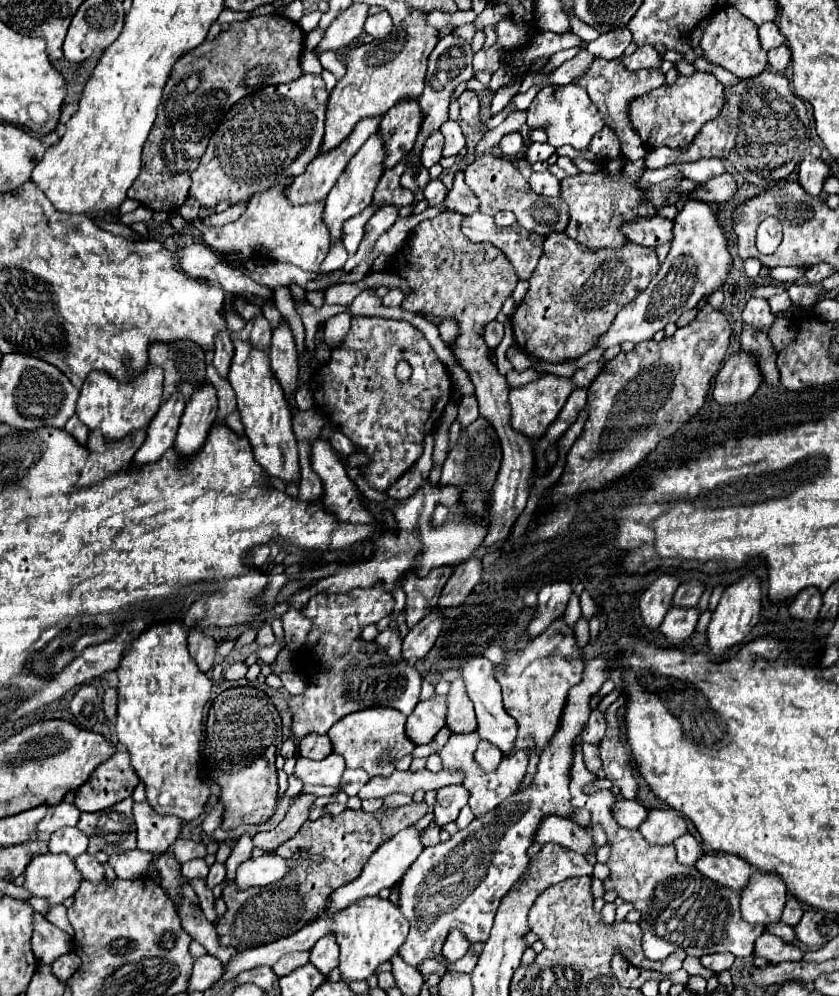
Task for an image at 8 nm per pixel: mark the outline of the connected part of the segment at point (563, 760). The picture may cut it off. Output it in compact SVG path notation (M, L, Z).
M613 646L587 662L585 678L573 690L569 690L569 702L565 702L565 714L561 714L561 730L553 734L553 742L545 746L545 754L539 758L537 772L531 786L511 794L489 814L481 816L481 824L469 824L453 834L447 842L425 848L419 858L409 866L401 880L399 906L405 918L411 922L407 940L401 944L399 954L405 962L419 970L421 962L441 954L441 948L453 928L471 942L487 942L495 912L501 900L515 884L521 884L529 872L529 846L535 842L537 826L543 818L555 814L573 820L577 826L587 828L589 812L573 810L569 794L569 766L573 766L573 742L577 742L589 720L591 698L601 690L603 682L617 668L621 648Z

